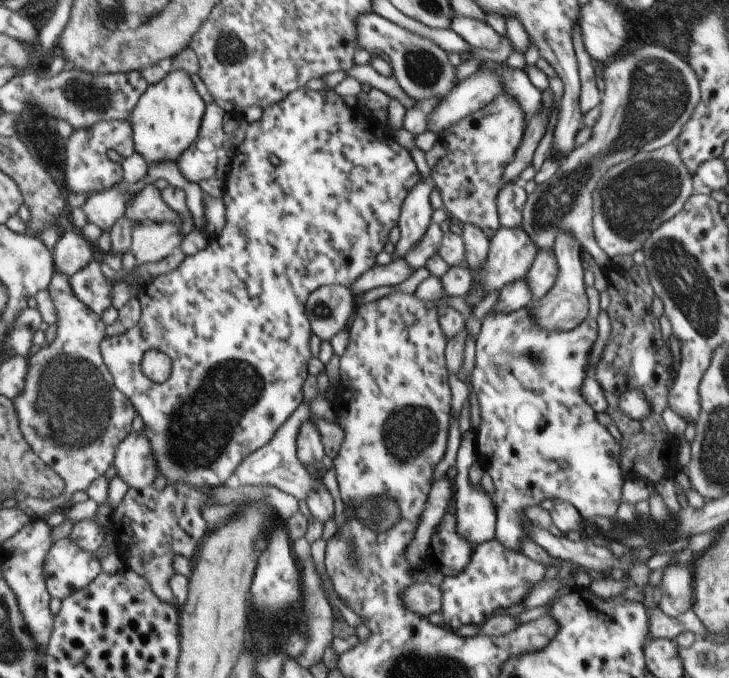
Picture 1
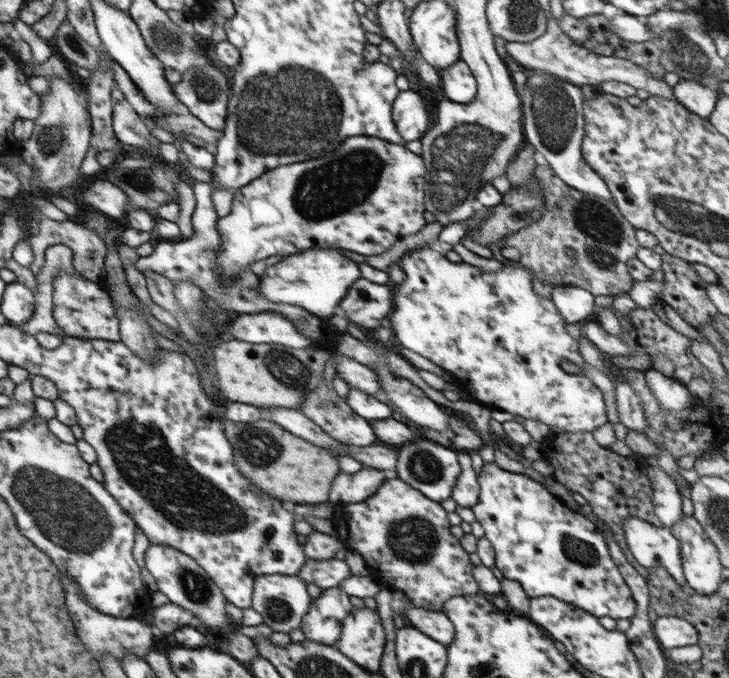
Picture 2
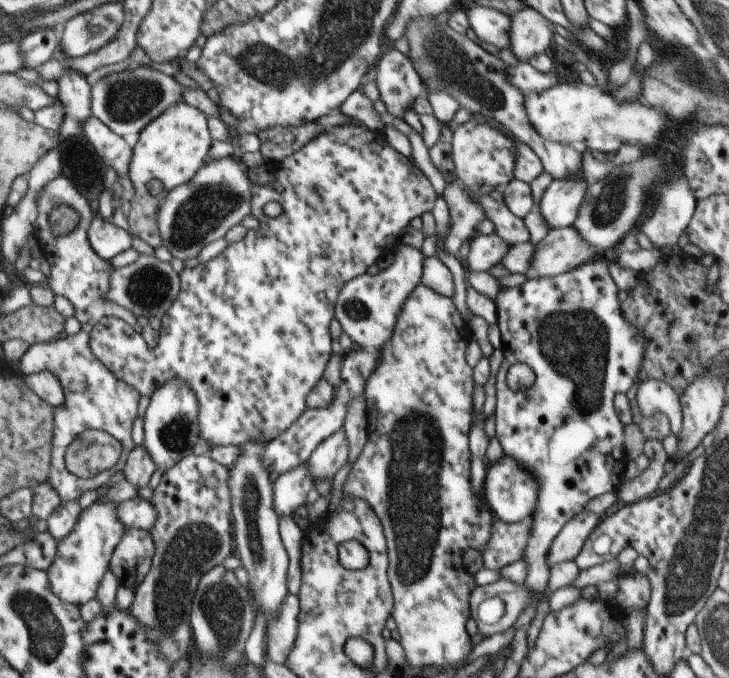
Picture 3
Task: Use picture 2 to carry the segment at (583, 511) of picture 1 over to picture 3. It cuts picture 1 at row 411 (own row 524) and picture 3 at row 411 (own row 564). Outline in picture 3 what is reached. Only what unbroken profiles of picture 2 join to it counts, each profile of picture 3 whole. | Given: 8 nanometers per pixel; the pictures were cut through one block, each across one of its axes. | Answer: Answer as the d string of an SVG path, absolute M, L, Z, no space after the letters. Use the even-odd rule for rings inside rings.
M604 260L588 261L582 263L579 267L572 270L557 274L551 277L540 277L539 279L528 279L524 284L517 287L504 287L498 293L497 299L494 301L497 308L497 325L501 332L502 348L505 354L505 359L502 361L501 367L497 374L497 405L495 408L496 415L496 438L498 438L504 455L511 456L525 468L525 471L530 471L536 478L539 484L539 496L537 497L536 510L530 518L531 536L527 542L524 556L522 559L527 560L528 575L522 580L525 587L535 595L537 592L544 592L548 586L548 578L550 576L550 566L547 563L547 552L556 538L556 535L562 530L562 527L572 520L579 512L584 510L584 506L596 498L596 496L606 494L606 492L617 492L624 481L626 480L626 465L629 461L627 452L624 446L624 427L619 419L618 413L614 406L614 399L618 393L627 393L636 382L636 376L640 372L640 366L644 362L646 355L646 338L644 338L643 330L634 323L628 322L623 315L621 302L618 299L619 289L616 287L614 280L610 277L608 271L608 262ZM521 362L532 368L535 374L535 381L530 388L525 392L514 391L508 387L506 383L506 374L508 368L512 364Z

